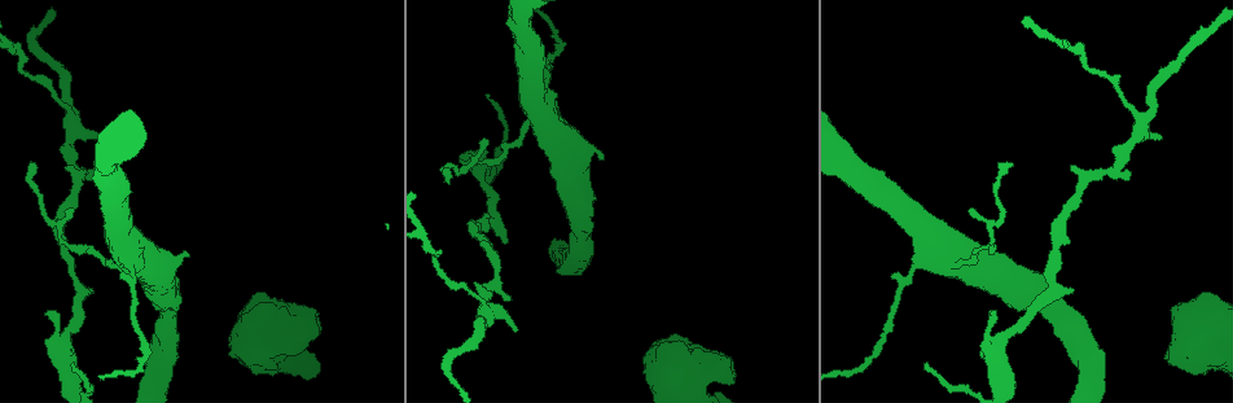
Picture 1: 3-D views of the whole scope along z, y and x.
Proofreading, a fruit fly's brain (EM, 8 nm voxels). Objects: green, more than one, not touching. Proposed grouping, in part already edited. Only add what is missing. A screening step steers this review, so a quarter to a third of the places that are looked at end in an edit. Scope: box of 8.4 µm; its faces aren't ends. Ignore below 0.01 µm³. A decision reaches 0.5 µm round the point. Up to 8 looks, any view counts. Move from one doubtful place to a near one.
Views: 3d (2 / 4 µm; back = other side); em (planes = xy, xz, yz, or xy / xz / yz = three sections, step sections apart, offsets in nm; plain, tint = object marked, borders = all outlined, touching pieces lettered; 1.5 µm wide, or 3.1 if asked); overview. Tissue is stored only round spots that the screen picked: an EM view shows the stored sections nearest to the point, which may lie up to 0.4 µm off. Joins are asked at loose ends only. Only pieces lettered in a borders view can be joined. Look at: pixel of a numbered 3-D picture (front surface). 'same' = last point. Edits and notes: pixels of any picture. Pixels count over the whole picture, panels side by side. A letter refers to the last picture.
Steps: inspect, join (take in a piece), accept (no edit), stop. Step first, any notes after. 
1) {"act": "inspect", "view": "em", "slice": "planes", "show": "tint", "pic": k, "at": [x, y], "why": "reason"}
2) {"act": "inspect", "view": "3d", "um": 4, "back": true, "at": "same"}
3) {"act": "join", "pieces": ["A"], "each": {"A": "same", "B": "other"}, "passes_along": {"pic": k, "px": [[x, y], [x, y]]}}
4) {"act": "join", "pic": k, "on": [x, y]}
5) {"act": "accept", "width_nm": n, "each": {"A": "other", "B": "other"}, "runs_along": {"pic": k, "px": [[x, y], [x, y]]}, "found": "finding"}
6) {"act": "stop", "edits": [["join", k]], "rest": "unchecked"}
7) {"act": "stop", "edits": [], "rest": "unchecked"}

{"act": "inspect", "view": "em", "slice": "xz", "step": 4, "show": "tint", "pic": 1, "at": [600, 159], "why": "thick end"}

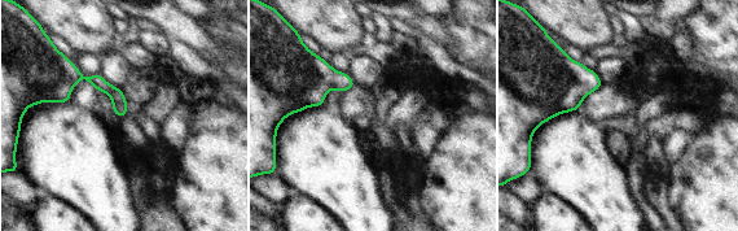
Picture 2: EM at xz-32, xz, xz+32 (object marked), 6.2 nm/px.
{"act": "inspect", "view": "em", "slice": "planes", "show": "borders", "at": "same"}

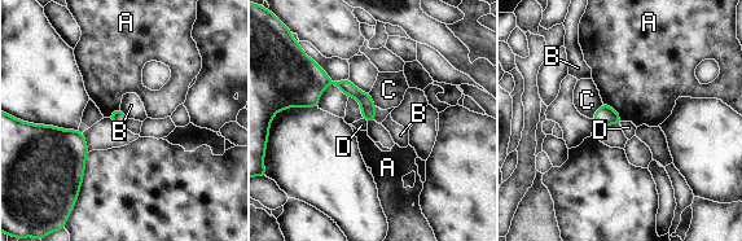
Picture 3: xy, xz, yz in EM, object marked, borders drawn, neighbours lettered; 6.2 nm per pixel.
{"act": "accept", "each": {"A": "other", "B": "other", "C": "other", "D": "other"}, "border": {"pic": 3, "px": [[604, 103], [623, 121]]}, "found": "no lettered piece goes on from it"}

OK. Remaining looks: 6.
{"act": "inspect", "view": "em", "slice": "planes", "show": "borders", "pic": 1, "at": [510, 300], "why": "branch stops here"}

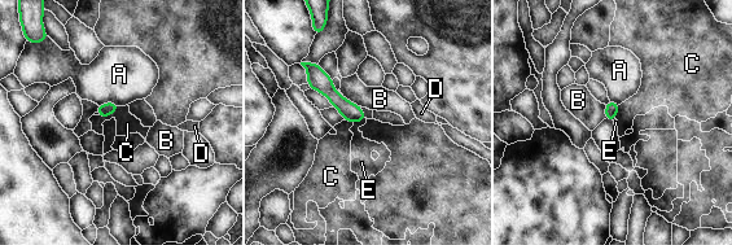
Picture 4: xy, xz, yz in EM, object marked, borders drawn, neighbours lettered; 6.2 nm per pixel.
{"act": "accept", "each": {"A": "other", "B": "other", "C": "other", "D": "other", "E": "other"}, "runs_along": {"pic": 4, "px": [[310, 73], [343, 106], [362, 116]]}, "found": "none of them fits"}

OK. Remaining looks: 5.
{"act": "inspect", "view": "3d", "um": 4, "pic": 1, "at": [34, 162], "why": "tapers out"}

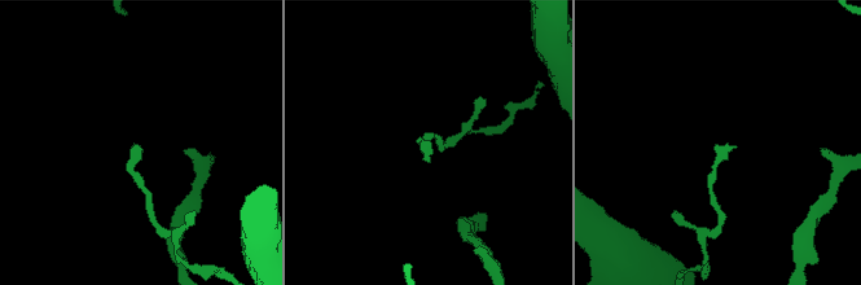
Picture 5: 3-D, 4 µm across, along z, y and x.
{"act": "inspect", "view": "em", "slice": "planes", "show": "borders", "pic": 5, "at": [428, 162]}

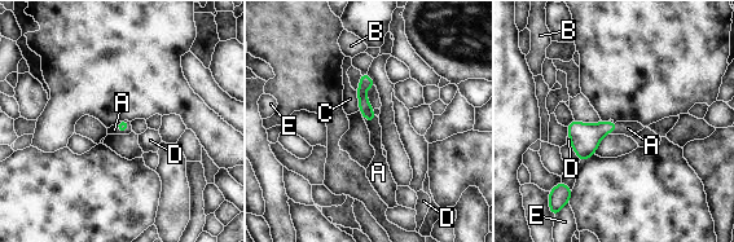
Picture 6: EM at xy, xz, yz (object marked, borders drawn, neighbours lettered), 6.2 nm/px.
{"act": "join", "pieces": ["A"], "each": {"A": "same", "B": "other", "C": "other", "D": "other", "E": "other"}, "passes_along": {"pic": 6, "px": [[365, 80], [369, 120], [374, 128]]}, "found": "it goes on there"}

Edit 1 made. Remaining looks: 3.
{"act": "stop", "edits": [["join", 6]], "rest": "unchecked"}

